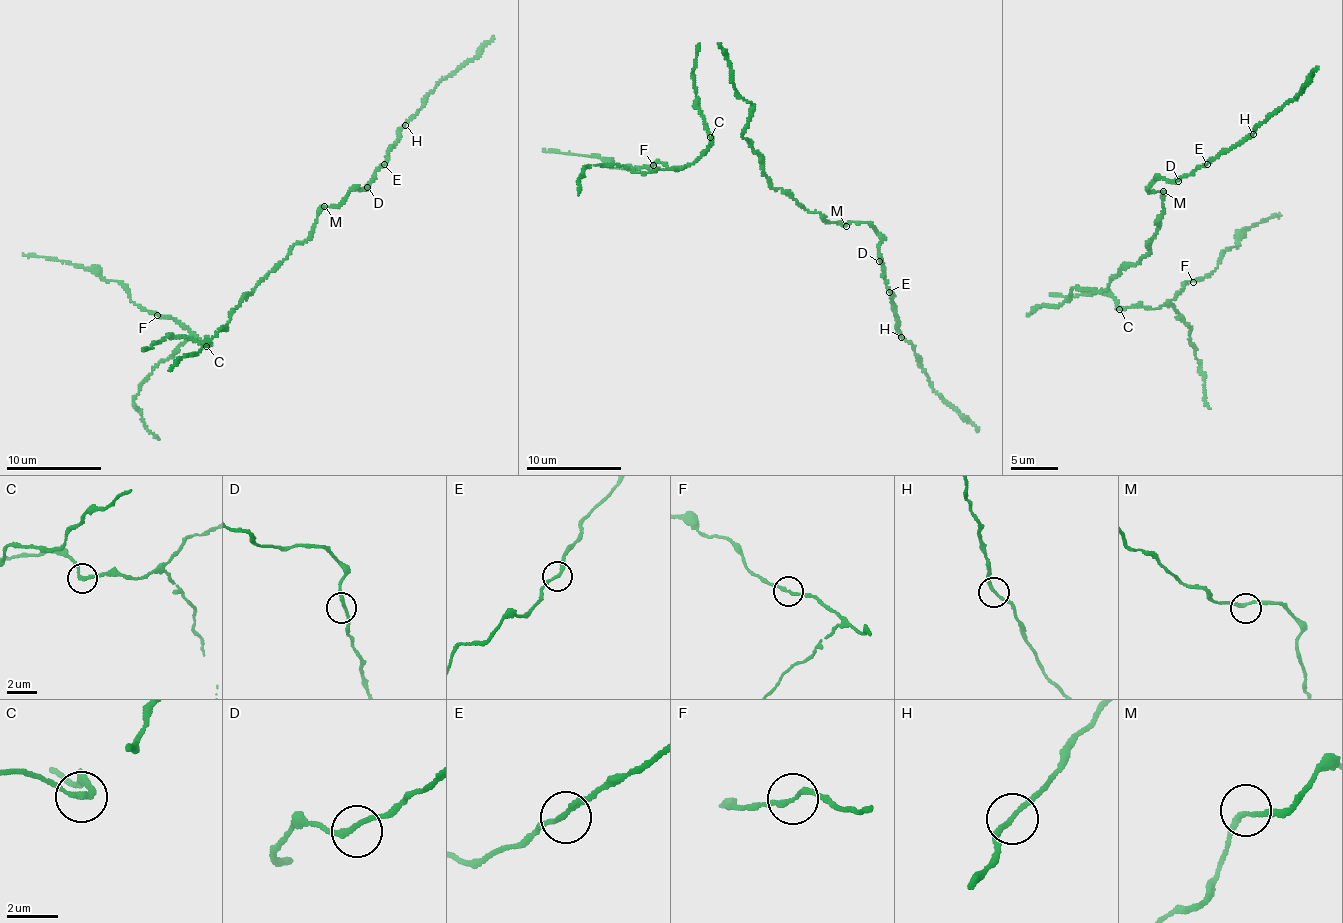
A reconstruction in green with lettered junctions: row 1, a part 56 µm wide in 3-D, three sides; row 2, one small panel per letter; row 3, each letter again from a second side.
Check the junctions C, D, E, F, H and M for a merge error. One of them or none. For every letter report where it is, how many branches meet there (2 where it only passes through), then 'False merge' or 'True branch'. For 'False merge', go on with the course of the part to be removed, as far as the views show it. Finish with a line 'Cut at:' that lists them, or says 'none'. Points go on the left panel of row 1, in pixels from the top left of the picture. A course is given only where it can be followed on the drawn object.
C: Place: (206, 346). Branches: 2. True branch
D: Place: (367, 187). Branches: 2. True branch
E: Place: (384, 164). Branches: 2. True branch
F: Place: (157, 315). Branches: 2. True branch
H: Place: (405, 125). Branches: 2. True branch
M: Place: (324, 206). Branches: 2. True branch
Cut at: none

